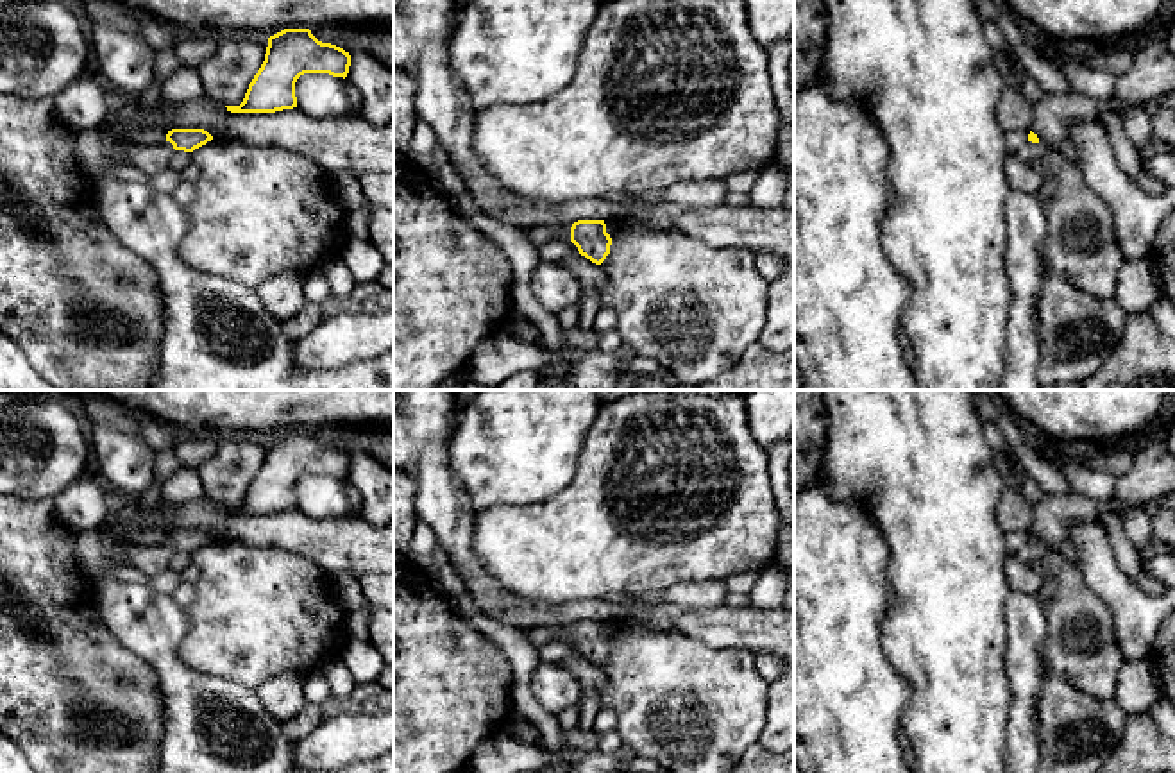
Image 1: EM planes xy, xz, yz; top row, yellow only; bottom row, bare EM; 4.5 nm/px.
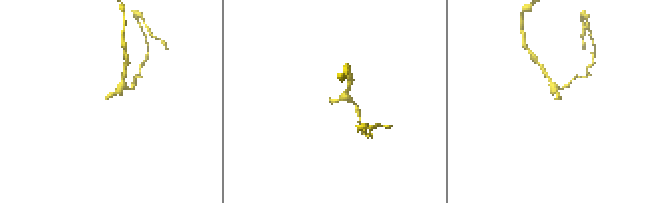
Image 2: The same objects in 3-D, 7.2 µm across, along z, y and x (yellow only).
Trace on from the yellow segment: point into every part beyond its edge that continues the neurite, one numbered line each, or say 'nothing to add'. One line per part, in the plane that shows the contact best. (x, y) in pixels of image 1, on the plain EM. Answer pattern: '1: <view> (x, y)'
1: xz (526, 614)

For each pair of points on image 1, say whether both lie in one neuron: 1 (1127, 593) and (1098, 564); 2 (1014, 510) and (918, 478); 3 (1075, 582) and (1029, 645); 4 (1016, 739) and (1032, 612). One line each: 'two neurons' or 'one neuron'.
1: one neuron
2: two neurons
3: two neurons
4: one neuron

